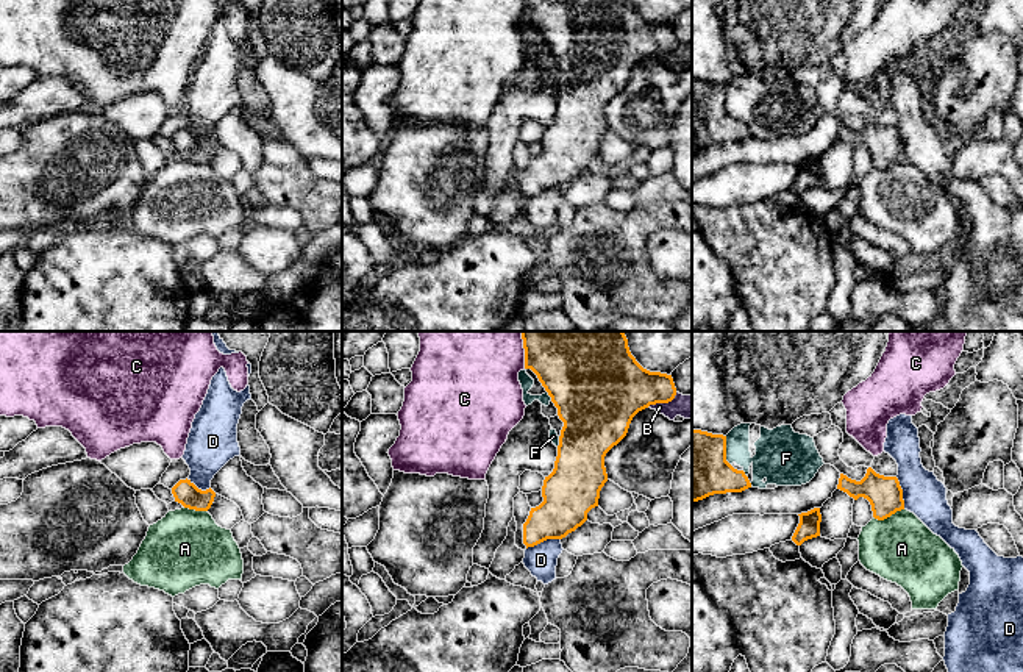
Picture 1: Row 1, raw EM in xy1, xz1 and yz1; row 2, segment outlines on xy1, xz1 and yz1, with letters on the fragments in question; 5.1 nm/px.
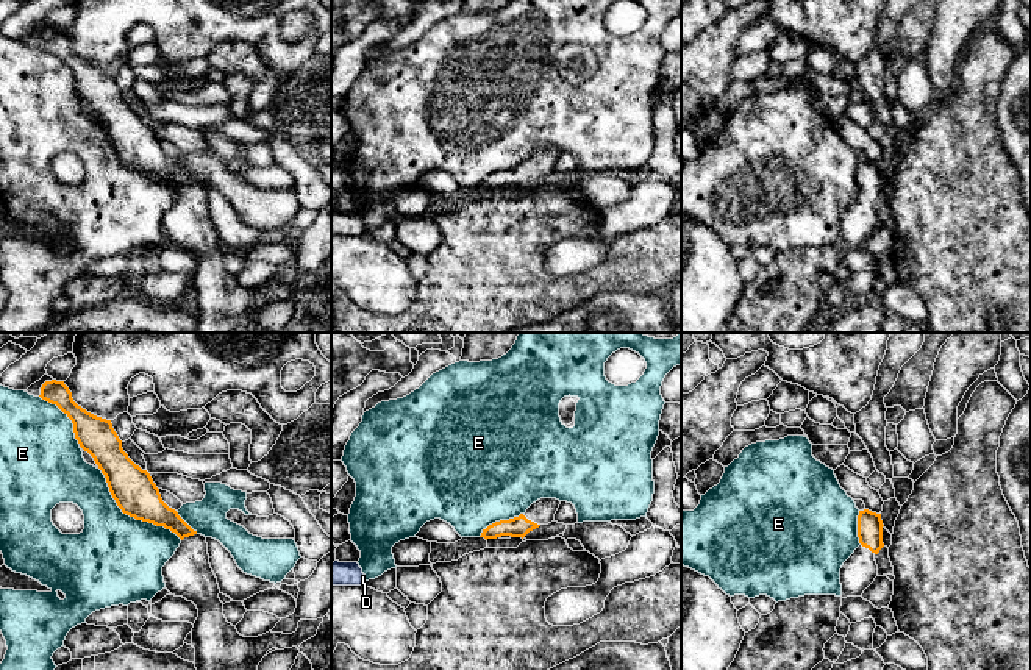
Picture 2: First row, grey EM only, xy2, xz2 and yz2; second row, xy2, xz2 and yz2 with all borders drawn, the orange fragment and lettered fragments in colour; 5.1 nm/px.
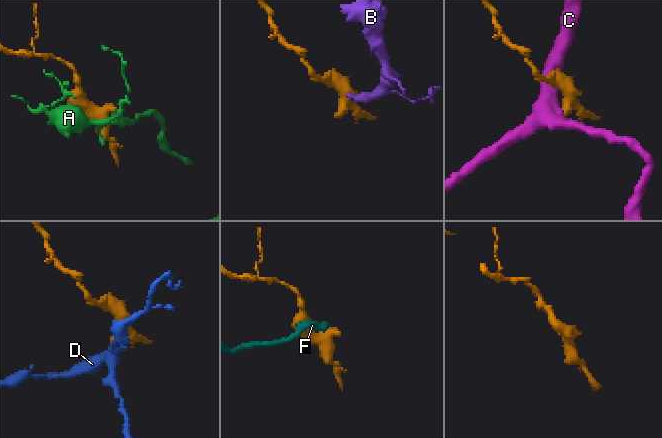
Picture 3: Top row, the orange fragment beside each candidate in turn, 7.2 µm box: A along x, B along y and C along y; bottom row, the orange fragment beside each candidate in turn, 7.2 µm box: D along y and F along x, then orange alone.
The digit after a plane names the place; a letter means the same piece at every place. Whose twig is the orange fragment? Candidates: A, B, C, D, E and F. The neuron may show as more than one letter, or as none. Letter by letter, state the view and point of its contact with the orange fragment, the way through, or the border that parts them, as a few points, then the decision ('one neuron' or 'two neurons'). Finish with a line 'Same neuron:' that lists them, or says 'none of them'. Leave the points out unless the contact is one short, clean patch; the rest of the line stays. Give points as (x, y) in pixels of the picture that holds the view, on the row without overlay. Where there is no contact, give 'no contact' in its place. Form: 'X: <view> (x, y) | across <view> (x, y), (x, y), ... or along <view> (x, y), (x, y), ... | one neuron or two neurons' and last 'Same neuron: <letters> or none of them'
A: yz1 (887, 166) | along yz1 (903, 158), (883, 169), (873, 168) | two neurons
B: xz1 (662, 52) | along xz1 (677, 42), (667, 52), (656, 52), (647, 57) | two neurons
C: xz1 (525, 10) | along xz1 (523, 0), (525, 17) | two neurons
D: xz1 (542, 191) | along xz1 (559, 188), (547, 188), (527, 199) | two neurons
E: xy2 (130, 166) | two neurons
F: yz1 (725, 100) | two neurons
Same neuron: none of them

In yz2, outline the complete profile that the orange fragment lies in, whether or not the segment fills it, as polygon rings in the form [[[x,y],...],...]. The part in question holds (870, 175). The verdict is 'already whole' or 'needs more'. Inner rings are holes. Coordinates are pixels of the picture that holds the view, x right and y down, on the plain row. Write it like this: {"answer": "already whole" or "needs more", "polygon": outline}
{"answer": "needs more", "polygon": [[[869,159],[859,161],[858,187],[861,195],[840,219],[842,248],[862,247],[878,226],[875,206],[884,197],[883,176],[881,164]]]}

